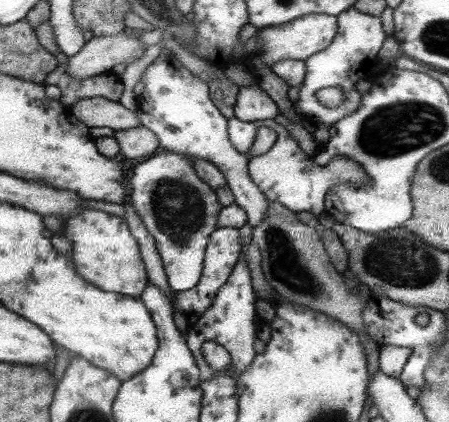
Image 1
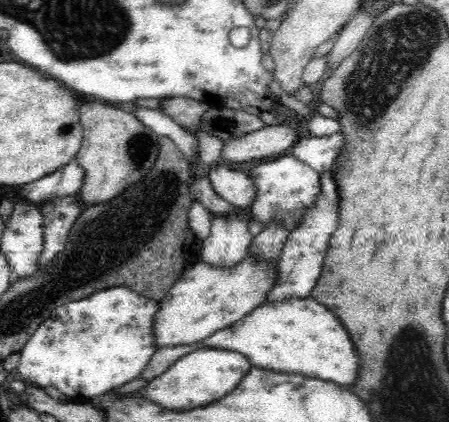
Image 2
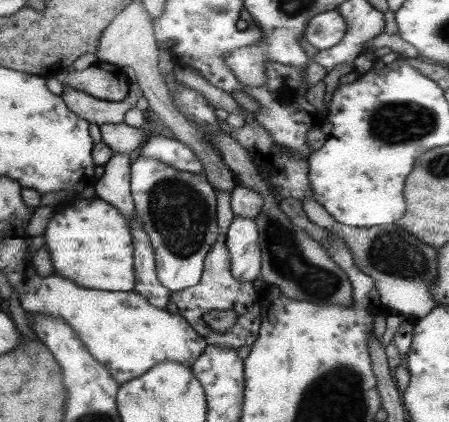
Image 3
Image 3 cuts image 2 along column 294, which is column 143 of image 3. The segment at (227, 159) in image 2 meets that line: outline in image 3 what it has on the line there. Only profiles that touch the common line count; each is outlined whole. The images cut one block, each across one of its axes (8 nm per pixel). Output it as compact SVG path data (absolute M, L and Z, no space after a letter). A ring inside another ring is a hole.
M101 124L101 142L109 146L113 154L131 154L143 146L147 136L141 128L131 128L127 124Z

